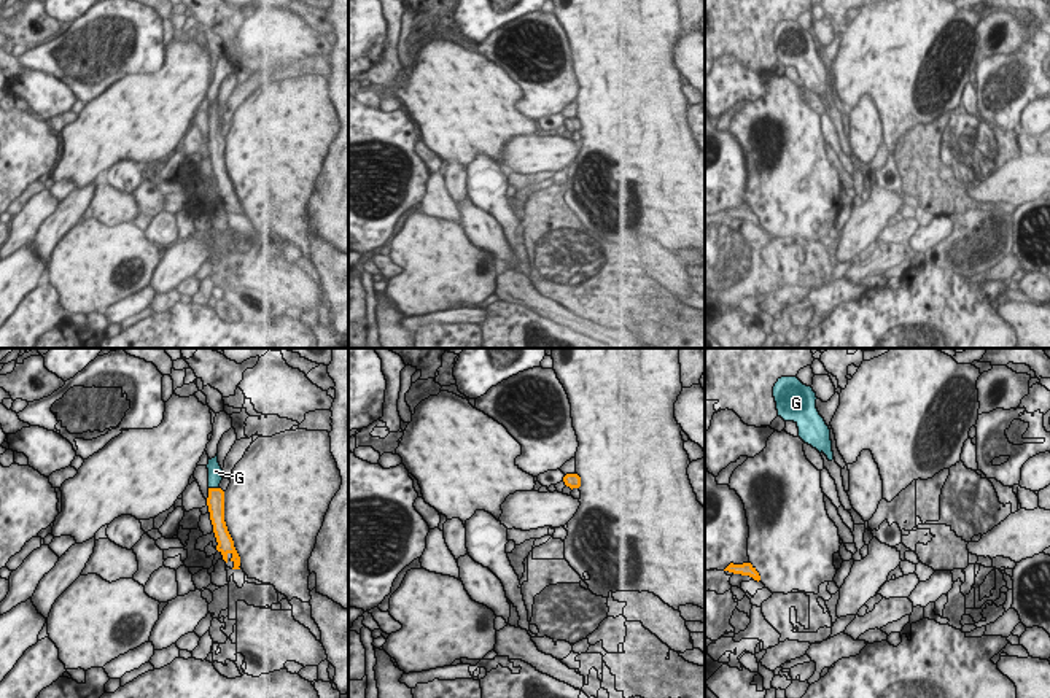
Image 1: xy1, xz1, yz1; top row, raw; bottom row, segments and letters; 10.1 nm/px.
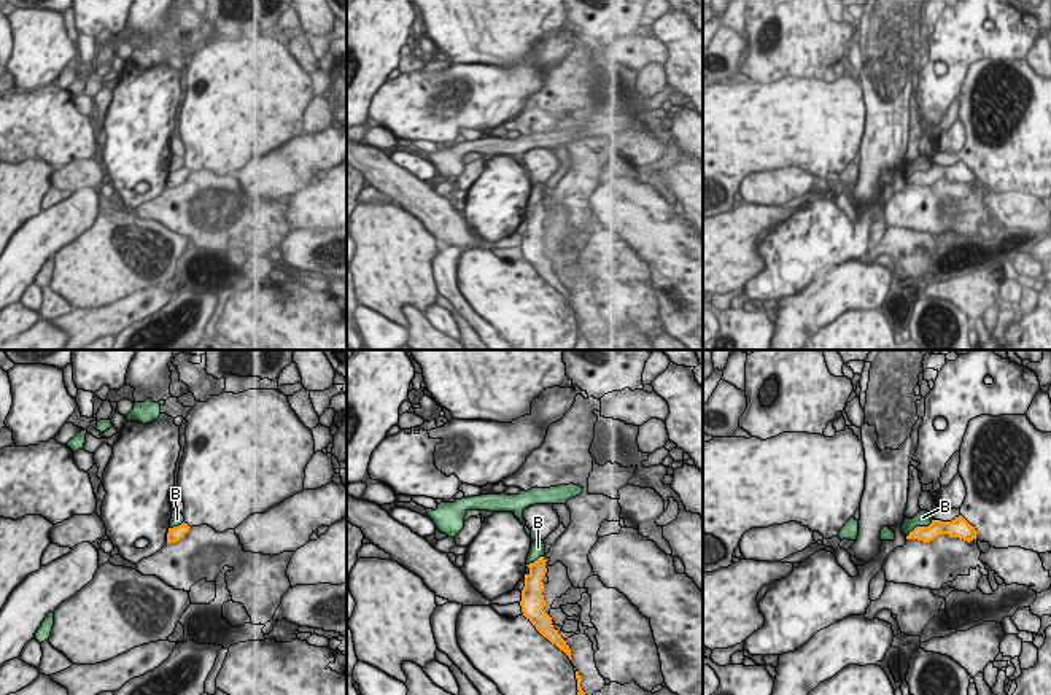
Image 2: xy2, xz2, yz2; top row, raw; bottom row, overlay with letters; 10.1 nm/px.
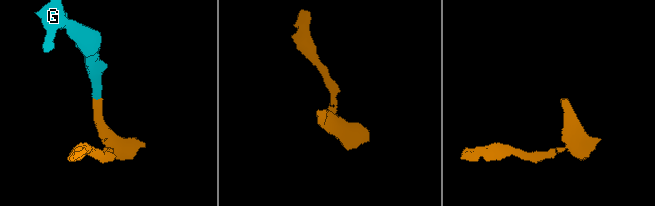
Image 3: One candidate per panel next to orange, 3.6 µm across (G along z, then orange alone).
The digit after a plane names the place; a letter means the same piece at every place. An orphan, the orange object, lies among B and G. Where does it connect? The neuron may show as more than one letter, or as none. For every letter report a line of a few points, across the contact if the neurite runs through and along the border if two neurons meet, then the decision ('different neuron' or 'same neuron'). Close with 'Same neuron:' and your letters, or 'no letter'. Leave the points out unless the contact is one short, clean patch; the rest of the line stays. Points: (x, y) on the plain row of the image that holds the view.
B: yz2 (932, 163), (927, 169), (918, 169), (907, 180) | different neuron
G: same neuron
Same neuron: G

